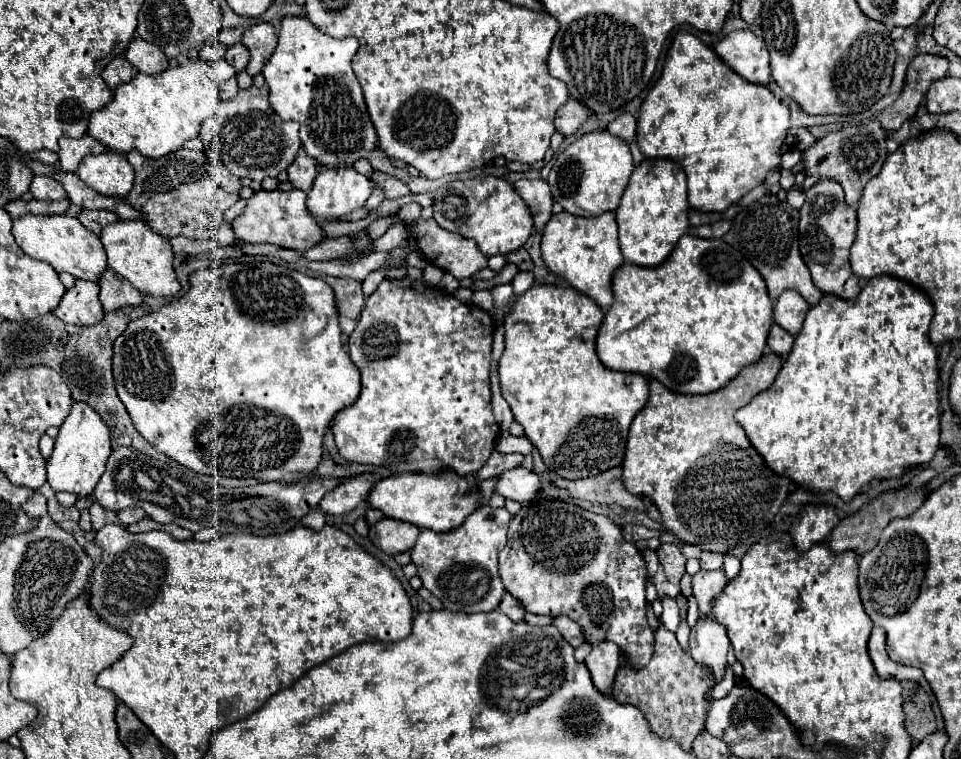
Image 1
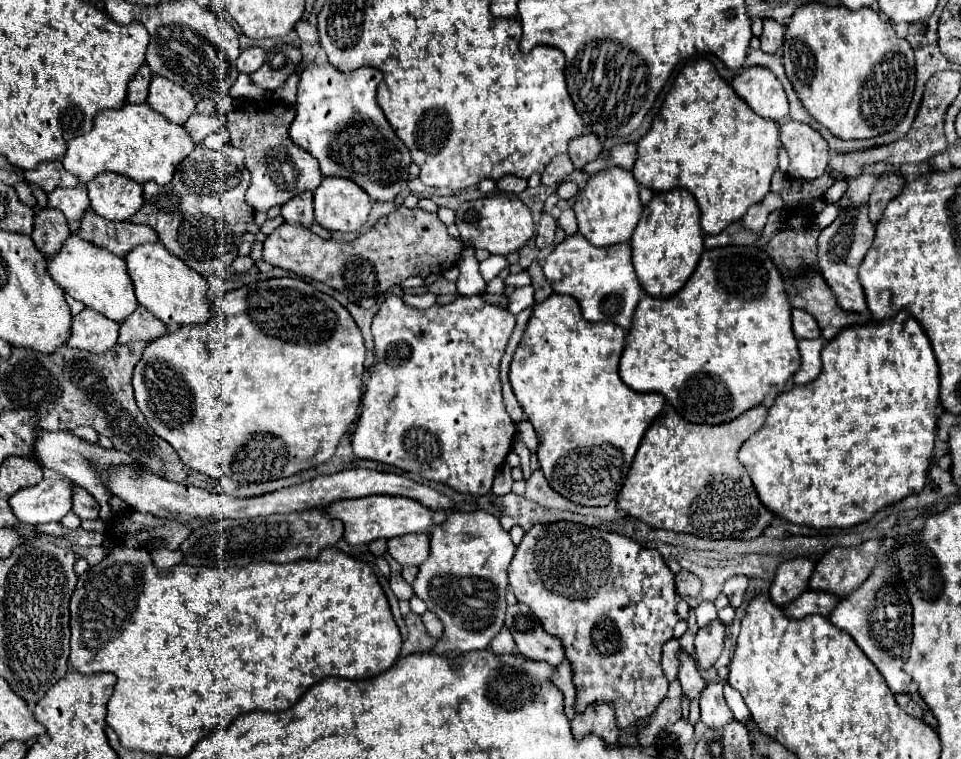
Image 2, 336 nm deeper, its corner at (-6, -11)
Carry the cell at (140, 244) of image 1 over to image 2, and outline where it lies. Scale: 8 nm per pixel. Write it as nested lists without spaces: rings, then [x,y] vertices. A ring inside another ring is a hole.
[[[145,243],[133,249],[127,257],[127,271],[135,285],[135,295],[141,307],[153,313],[163,323],[179,323],[179,325],[195,325],[207,323],[216,314],[220,314],[207,299],[207,281],[203,275],[197,275],[189,269],[179,257],[173,257],[161,243]]]

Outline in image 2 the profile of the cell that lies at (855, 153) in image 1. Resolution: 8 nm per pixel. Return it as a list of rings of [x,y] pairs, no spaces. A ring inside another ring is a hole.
[[[885,173],[883,179],[873,187],[867,207],[869,207],[869,219],[871,219],[875,225],[877,225],[877,221],[881,219],[887,203],[889,203],[893,197],[901,195],[903,185],[905,185],[905,179],[903,179],[903,177],[899,177],[899,175],[895,175],[895,173]]]

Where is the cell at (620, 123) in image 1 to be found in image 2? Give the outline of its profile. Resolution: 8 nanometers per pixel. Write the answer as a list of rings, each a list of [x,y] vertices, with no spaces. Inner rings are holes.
[[[633,143],[615,145],[611,151],[603,151],[593,163],[585,165],[581,171],[585,171],[587,175],[595,175],[595,173],[609,169],[609,167],[621,167],[621,169],[631,171],[635,159],[637,159],[637,147]]]

